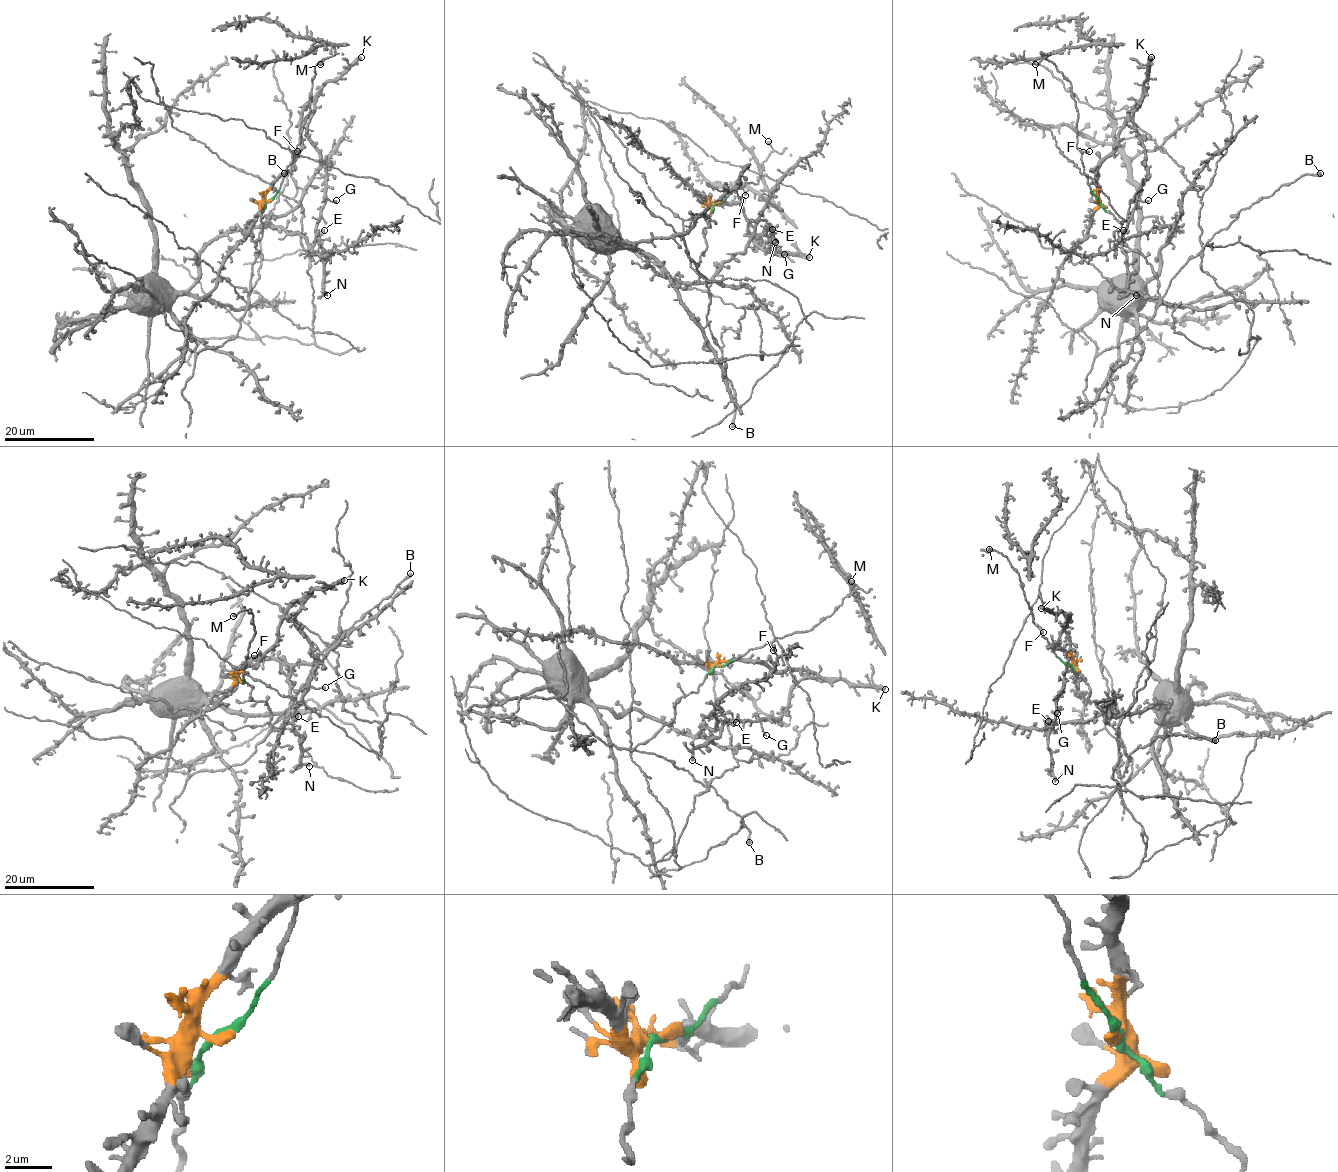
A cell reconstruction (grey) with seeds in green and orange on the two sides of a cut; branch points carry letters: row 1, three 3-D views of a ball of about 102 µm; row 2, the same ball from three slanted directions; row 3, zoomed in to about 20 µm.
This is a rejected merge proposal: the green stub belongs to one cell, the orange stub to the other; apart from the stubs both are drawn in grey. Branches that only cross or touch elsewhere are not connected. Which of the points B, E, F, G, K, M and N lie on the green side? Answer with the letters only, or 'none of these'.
B, F, M

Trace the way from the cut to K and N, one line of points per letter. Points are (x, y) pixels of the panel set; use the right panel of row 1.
K: (1097, 200), (1097, 169), (1113, 148), (1128, 112), (1140, 97), (1146, 80), (1146, 65), (1152, 57)
N: (1097, 200), (1097, 169), (1130, 117), (1144, 149), (1146, 171), (1133, 218), (1121, 239), (1128, 289), (1136, 295)

